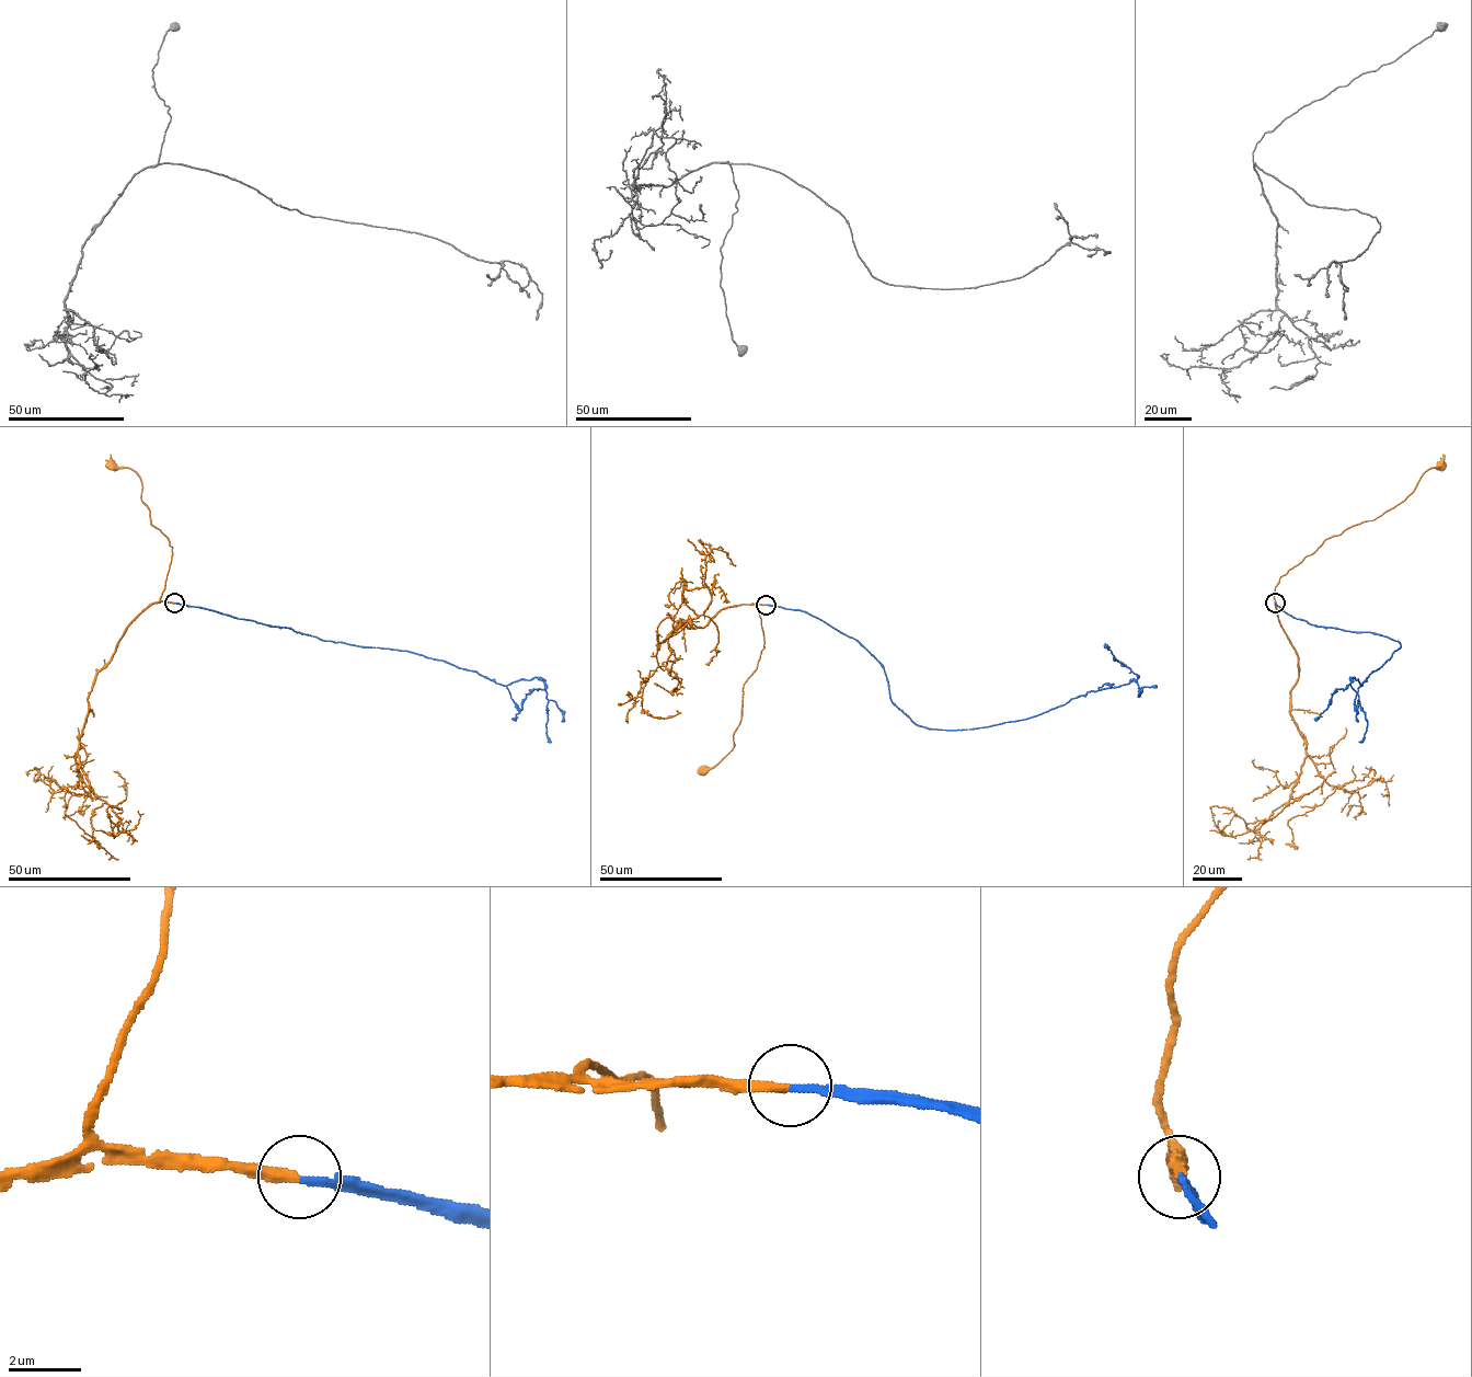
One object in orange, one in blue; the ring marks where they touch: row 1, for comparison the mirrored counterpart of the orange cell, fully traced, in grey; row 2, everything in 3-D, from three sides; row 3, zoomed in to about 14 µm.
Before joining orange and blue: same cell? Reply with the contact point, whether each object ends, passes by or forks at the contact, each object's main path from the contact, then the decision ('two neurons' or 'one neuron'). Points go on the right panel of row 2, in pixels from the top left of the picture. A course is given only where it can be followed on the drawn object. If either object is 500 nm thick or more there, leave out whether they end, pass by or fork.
place (1275, 603); orange ends; blue ends; course orange (1275, 603), (1274, 589), (1280, 577), (1325, 539), (1375, 519), (1401, 503), (1426, 470), (1441, 465); course blue (1275, 603), (1310, 624), (1370, 632), (1400, 642), (1400, 647), (1361, 685), (1350, 679), (1367, 724), (1359, 741); one neuron

